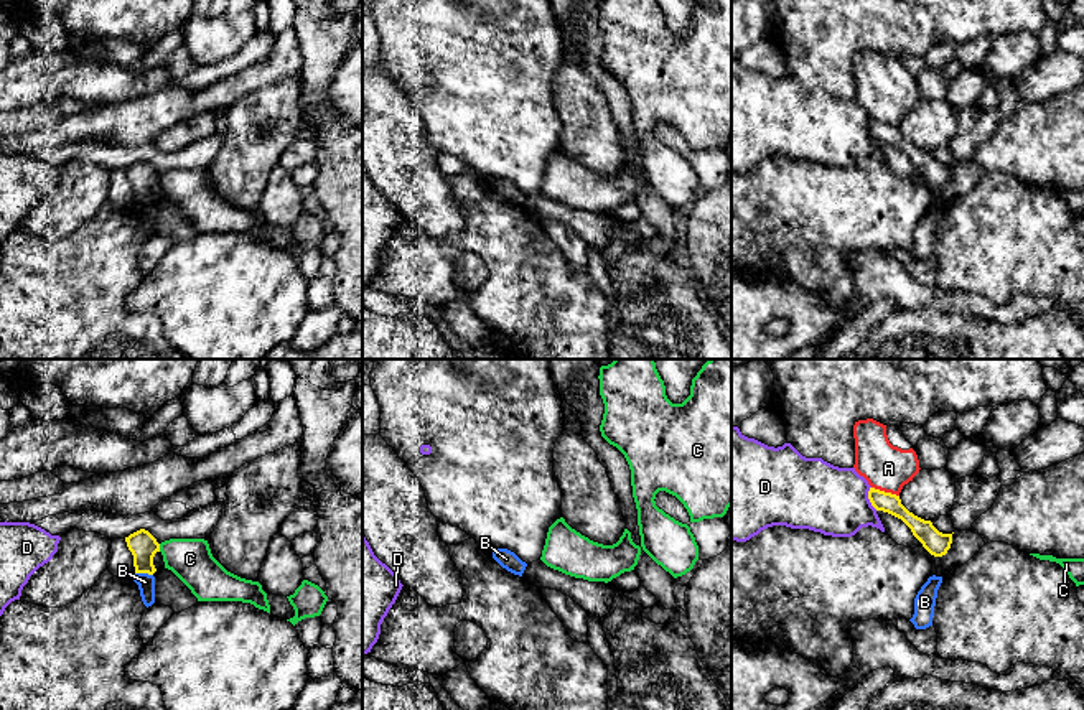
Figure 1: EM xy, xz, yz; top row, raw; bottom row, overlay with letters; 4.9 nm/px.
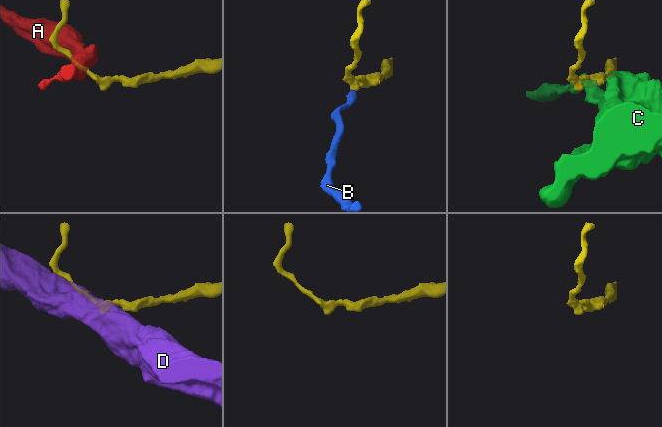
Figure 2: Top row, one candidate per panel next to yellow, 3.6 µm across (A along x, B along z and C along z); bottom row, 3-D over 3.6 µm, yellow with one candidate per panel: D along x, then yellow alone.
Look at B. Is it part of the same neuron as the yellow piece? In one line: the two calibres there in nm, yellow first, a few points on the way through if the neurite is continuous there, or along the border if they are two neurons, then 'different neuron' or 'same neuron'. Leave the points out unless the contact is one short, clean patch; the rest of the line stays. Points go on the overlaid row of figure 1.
140/90 nm | along xy (135, 572), (152, 575) | different neuron

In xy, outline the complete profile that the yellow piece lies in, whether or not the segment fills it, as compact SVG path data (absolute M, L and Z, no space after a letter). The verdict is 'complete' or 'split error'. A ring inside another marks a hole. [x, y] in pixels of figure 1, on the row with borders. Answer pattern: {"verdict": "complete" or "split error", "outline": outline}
{"verdict": "complete", "outline": "M140 529L128 537L125 537L127 547L133 555L135 573L153 575L157 572L153 565L153 557L160 552L160 544L145 529Z"}

